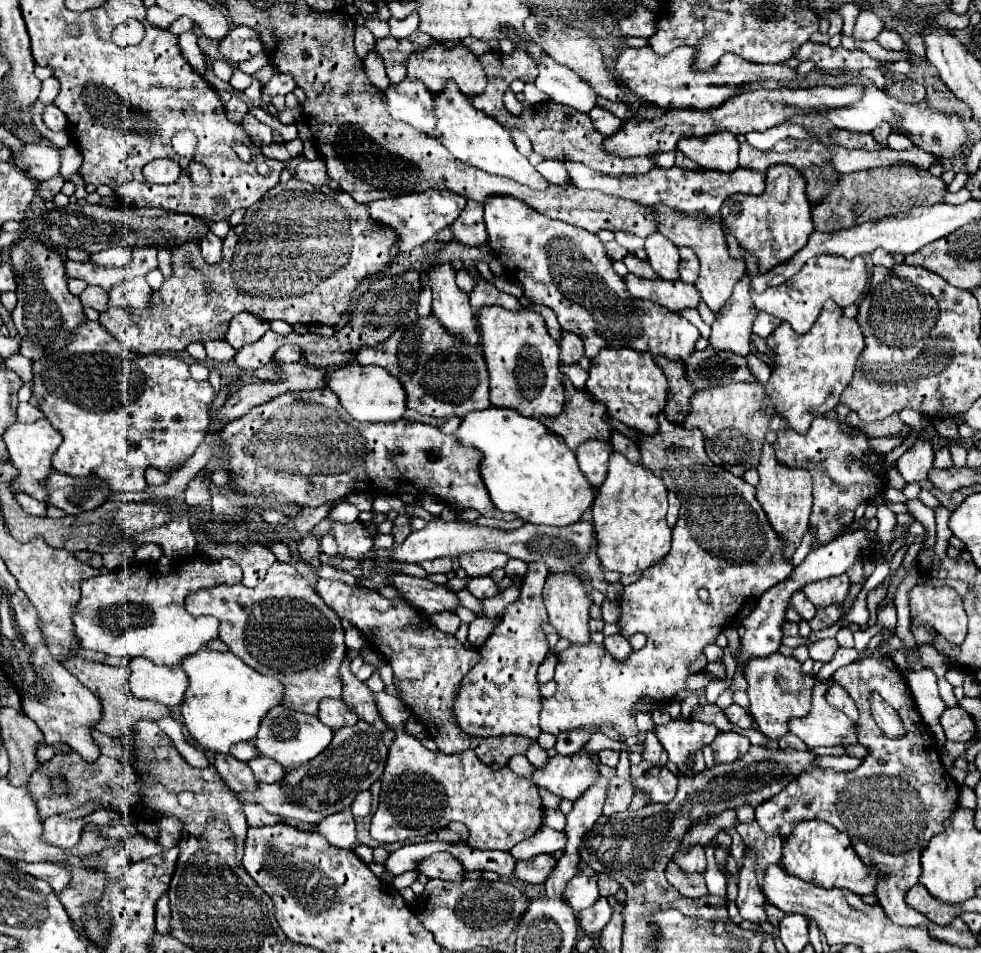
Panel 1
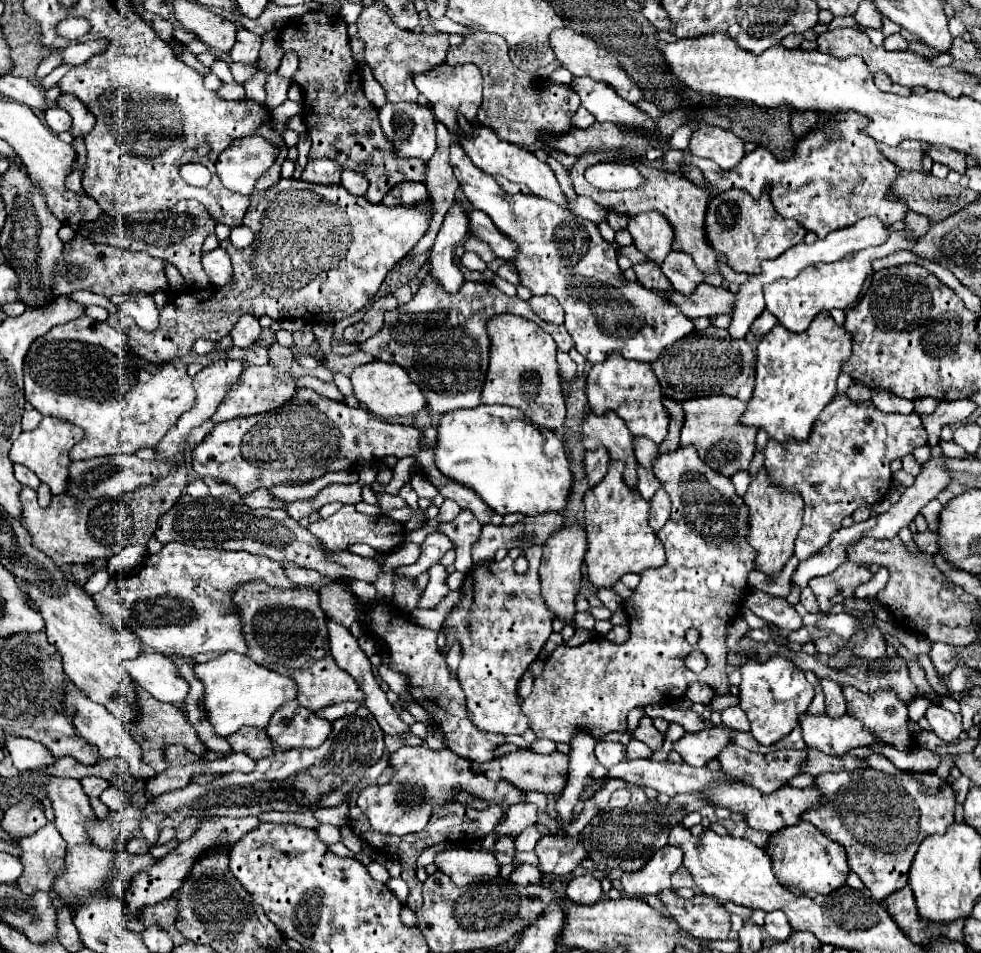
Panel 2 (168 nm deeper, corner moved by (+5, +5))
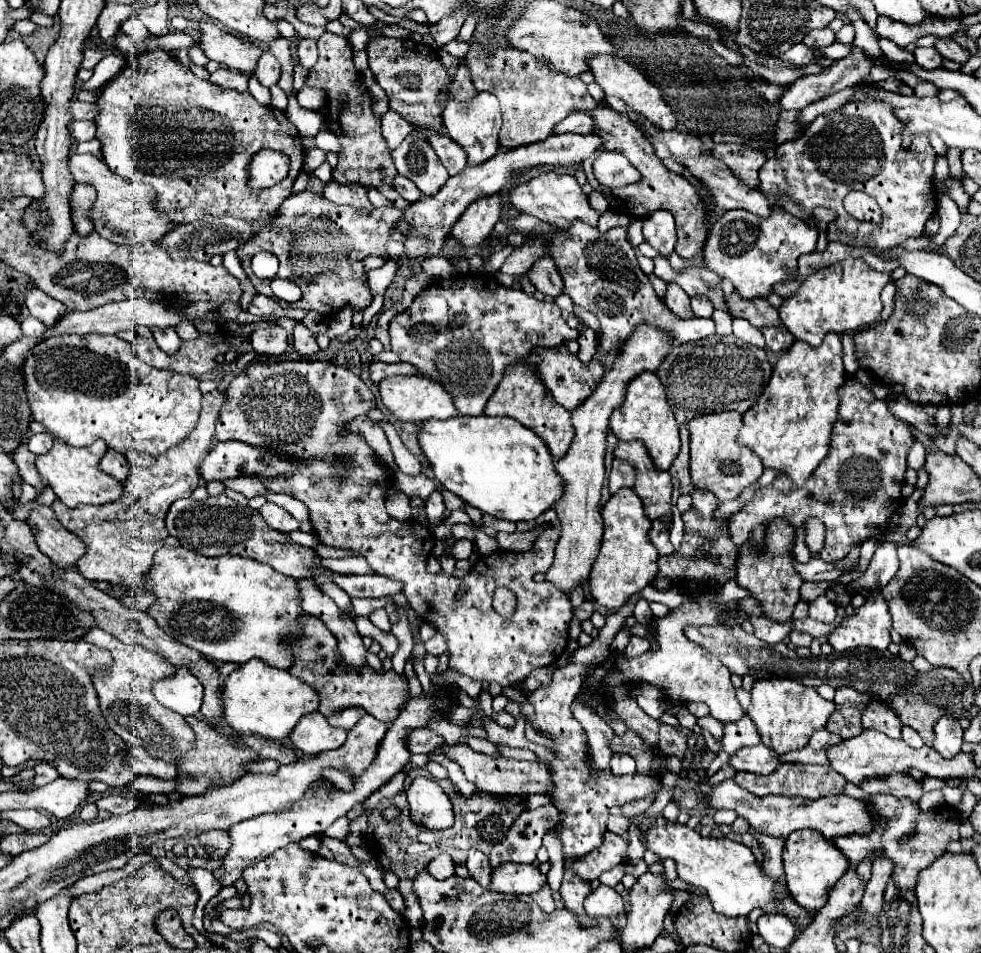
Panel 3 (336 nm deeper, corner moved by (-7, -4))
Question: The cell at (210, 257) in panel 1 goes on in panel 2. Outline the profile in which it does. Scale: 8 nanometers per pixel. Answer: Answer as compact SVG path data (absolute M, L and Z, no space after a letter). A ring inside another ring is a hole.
M216 248L216 250L208 252L202 258L202 266L204 266L206 274L210 276L212 284L216 284L216 286L232 284L232 264L230 264L230 256L224 248Z

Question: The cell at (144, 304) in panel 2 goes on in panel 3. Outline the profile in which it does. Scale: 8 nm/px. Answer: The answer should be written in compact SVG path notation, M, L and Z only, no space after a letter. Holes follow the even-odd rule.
M152 327L150 331L152 331L158 347L164 349L164 353L176 353L176 349L180 345L180 337L174 327Z

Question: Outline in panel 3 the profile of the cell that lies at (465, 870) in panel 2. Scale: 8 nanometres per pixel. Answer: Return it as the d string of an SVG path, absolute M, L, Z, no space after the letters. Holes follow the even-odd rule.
M502 863L490 873L490 891L498 893L536 893L542 883L546 883L546 875L538 871L536 865L518 865L518 863Z

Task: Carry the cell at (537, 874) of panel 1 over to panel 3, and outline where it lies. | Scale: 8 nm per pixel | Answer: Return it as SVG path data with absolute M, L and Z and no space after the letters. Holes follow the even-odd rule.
M604 831L604 841L598 849L582 855L578 859L564 857L564 867L570 869L572 873L576 873L584 881L594 881L594 879L598 879L600 873L616 867L618 863L624 863L626 847L628 845L620 835L616 835L612 831Z

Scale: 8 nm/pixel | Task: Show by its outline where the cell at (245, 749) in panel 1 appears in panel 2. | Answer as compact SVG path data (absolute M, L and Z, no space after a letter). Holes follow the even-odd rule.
M240 728L234 736L226 736L232 752L244 752L252 760L260 760L274 754L272 740L260 728Z

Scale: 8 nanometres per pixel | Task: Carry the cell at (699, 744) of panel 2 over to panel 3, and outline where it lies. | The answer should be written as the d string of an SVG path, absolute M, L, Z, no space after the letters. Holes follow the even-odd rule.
M754 745L754 747L740 747L730 759L728 765L732 765L736 771L748 771L766 775L772 773L778 767L778 755L772 749L766 749L766 745Z

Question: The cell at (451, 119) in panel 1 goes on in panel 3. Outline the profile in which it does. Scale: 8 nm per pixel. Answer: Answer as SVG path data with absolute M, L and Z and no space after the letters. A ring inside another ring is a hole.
M556 171L540 173L538 177L522 183L522 185L516 185L514 189L510 189L508 197L510 197L510 203L512 203L514 207L518 207L522 213L534 215L534 217L538 217L540 221L550 223L552 227L570 225L572 219L586 221L586 223L592 225L592 227L596 227L596 223L598 223L598 213L590 209L588 199L586 199L586 195L582 193L580 185L578 185L576 179L574 179L572 175L568 175L568 173L556 173Z

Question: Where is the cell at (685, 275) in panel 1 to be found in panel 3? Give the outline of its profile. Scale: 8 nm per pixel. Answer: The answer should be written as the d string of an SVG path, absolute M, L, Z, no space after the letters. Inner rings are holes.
M694 295L694 297L692 297L692 311L694 311L694 315L698 315L698 317L712 317L714 307L712 307L712 303L710 303L708 297L704 297L704 295Z

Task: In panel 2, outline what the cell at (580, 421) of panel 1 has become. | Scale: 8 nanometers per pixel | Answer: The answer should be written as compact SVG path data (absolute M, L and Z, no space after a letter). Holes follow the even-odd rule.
M592 412L586 414L584 420L584 448L594 450L604 446L614 460L624 462L624 482L630 490L638 486L638 462L634 456L634 436L626 428L620 416L614 412L606 412L604 416L596 416Z

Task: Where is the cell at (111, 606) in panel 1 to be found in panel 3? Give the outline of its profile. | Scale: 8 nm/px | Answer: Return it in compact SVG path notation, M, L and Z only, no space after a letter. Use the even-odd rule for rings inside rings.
M162 547L156 551L156 557L160 557L160 561L154 561L148 579L148 591L156 597L156 601L146 609L146 613L158 621L158 627L164 633L192 649L198 649L202 655L210 657L216 663L230 661L240 665L256 657L270 667L288 669L292 665L292 655L280 643L282 635L298 629L298 617L304 613L300 607L300 589L292 577L286 577L270 569L270 565L250 557L204 557L184 547Z

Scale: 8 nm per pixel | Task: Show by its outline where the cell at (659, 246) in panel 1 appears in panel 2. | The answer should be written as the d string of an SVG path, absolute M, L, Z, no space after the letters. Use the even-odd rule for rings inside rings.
M642 212L628 218L628 232L640 252L644 252L652 262L662 264L670 252L674 232L670 222L660 212Z

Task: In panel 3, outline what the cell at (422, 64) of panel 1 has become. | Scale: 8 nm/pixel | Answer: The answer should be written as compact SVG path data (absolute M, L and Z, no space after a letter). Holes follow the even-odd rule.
M478 93L478 99L482 99L482 107L472 107L464 111L446 109L444 111L444 127L448 135L460 143L468 153L468 165L480 165L482 161L488 161L498 151L498 131L502 125L500 103L492 93Z

